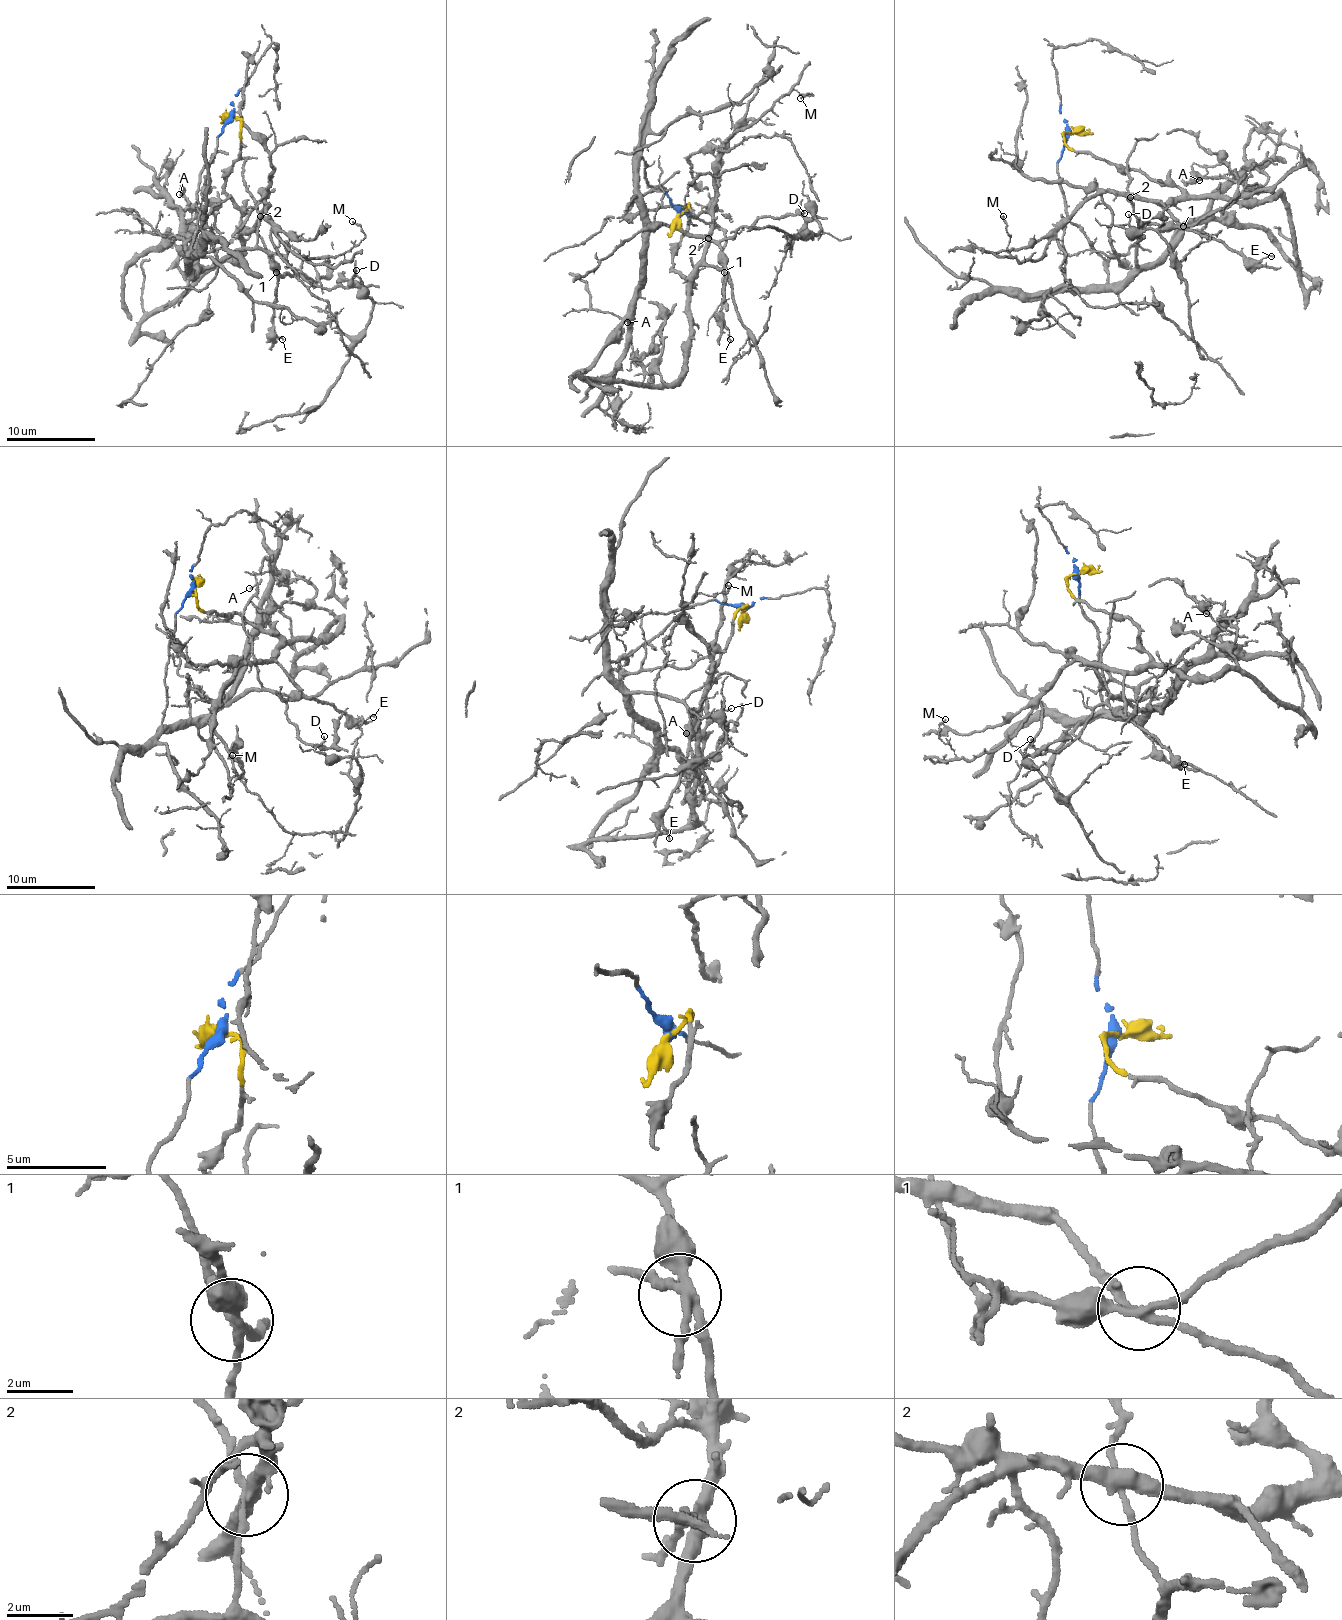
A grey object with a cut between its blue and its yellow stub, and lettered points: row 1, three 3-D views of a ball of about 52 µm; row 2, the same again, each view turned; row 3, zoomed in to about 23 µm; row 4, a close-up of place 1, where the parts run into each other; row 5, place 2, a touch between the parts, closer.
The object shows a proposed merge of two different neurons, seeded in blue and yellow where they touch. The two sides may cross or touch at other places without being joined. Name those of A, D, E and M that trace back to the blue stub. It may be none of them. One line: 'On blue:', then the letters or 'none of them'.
On blue: D

